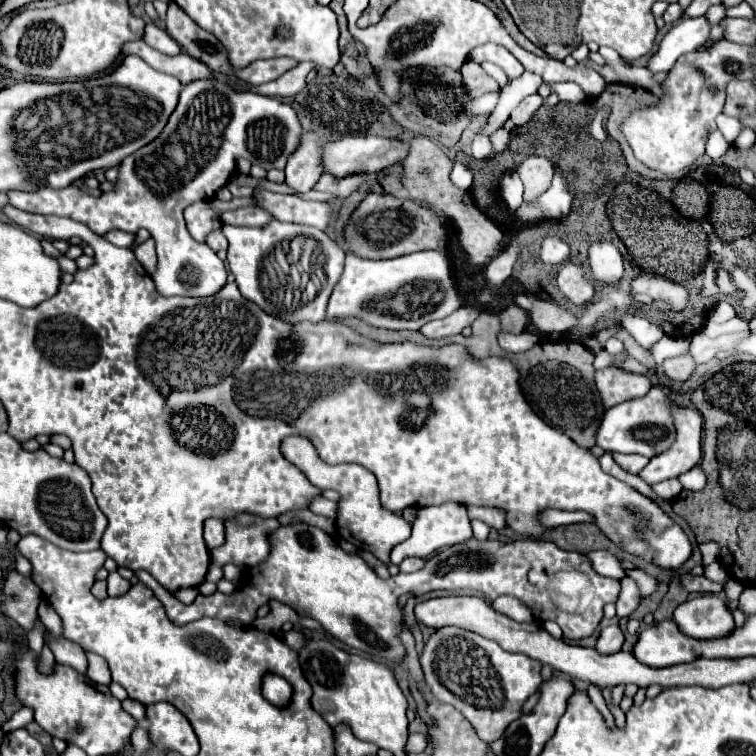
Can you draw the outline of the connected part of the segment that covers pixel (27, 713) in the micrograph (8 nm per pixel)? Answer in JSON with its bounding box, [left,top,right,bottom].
[2,707,34,733]

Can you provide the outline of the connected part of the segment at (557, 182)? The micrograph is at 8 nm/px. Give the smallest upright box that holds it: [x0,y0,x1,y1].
[515,166,574,222]

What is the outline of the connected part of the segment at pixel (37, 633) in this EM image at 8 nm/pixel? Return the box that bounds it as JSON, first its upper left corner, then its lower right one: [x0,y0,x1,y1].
[26,619,45,654]

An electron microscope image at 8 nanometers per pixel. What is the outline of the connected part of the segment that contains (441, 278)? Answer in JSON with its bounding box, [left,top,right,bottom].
[326,252,462,330]

